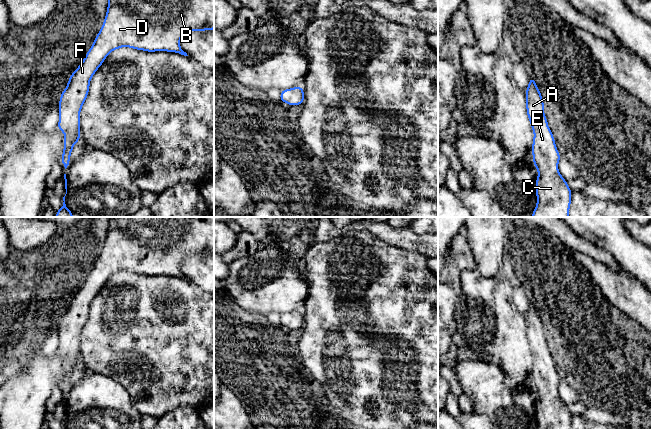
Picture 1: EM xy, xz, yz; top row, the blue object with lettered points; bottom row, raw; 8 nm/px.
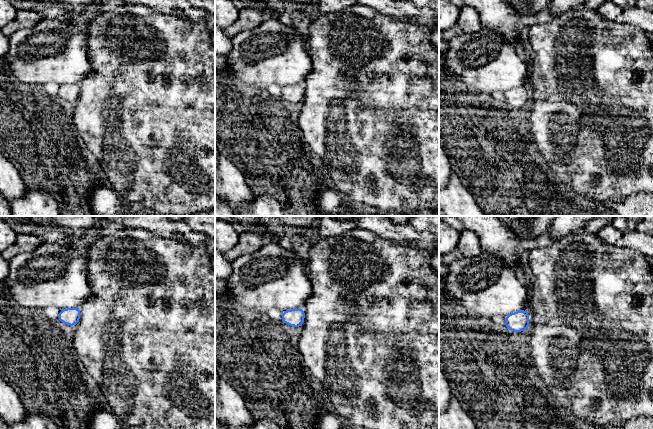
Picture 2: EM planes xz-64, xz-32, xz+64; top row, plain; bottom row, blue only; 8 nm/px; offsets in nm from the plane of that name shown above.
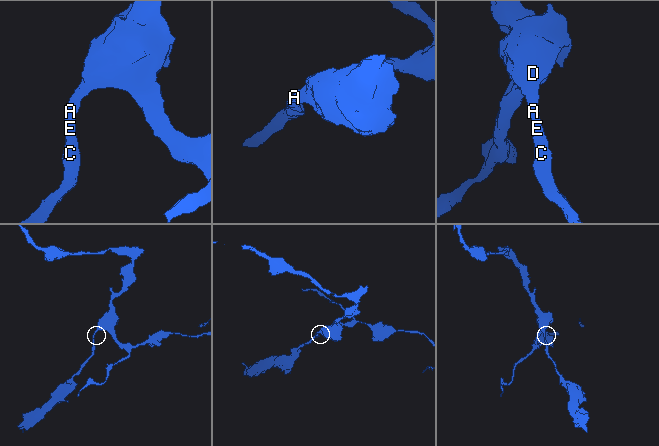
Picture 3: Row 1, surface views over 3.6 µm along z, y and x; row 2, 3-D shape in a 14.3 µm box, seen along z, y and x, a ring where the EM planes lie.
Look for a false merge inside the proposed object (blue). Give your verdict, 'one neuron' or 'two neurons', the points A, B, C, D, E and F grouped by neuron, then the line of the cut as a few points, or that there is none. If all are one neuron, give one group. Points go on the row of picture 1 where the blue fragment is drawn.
one neuron; groups A B C D E F; cut none

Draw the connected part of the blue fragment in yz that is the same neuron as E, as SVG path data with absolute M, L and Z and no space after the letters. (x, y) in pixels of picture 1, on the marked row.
M534 77L525 92L527 116L534 132L532 155L539 173L537 204L532 217L569 217L572 190L558 170L561 158L544 114L544 102Z

